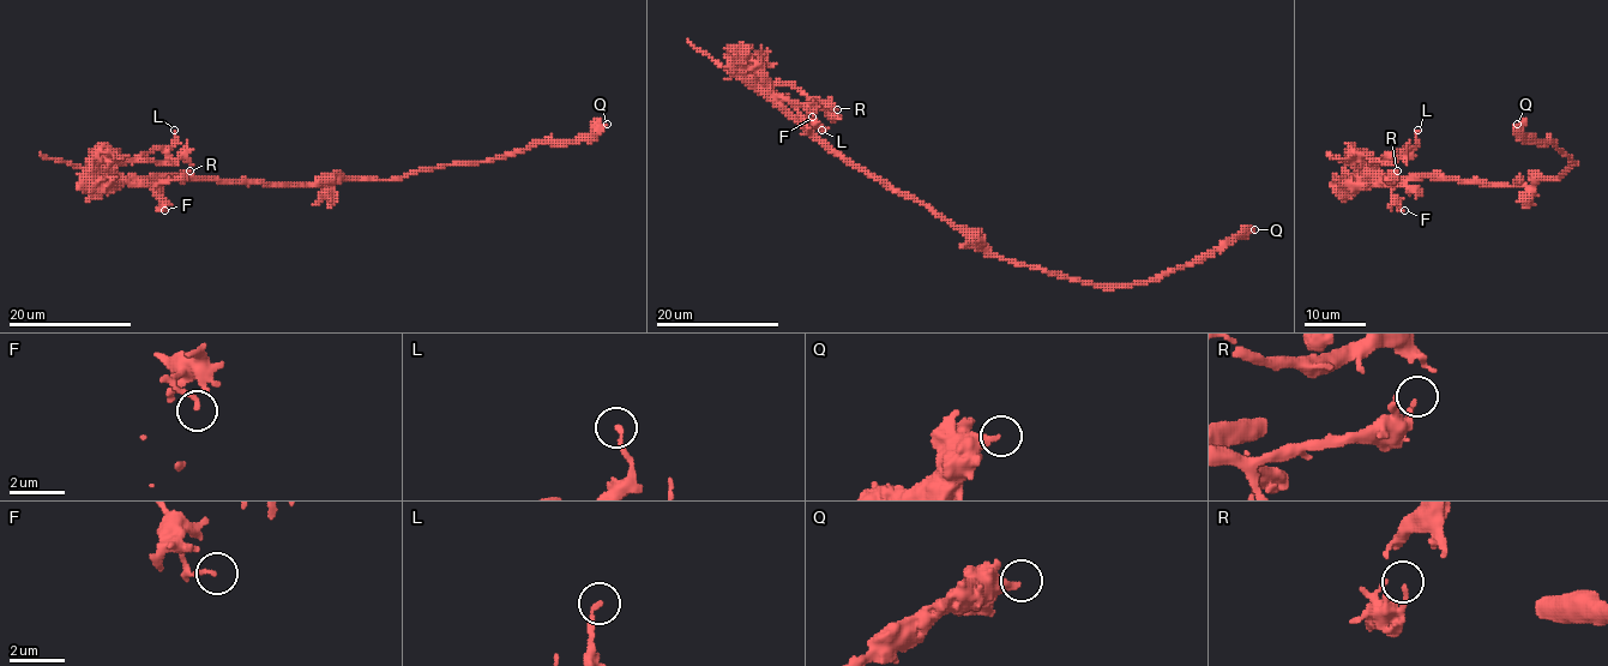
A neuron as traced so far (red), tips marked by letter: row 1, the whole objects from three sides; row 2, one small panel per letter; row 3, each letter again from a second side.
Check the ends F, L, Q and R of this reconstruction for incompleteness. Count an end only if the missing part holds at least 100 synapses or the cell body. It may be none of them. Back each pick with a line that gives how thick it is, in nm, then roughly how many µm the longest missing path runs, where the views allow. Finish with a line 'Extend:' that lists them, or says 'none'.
Extend: none

